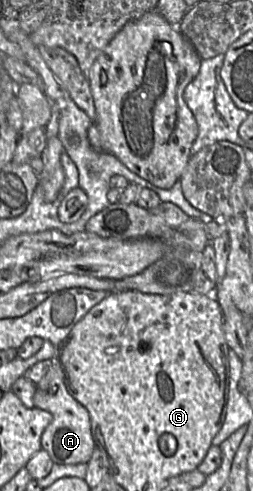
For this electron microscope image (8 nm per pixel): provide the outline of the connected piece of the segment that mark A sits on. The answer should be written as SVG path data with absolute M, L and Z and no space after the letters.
M56 376L56 378L51 378L42 389L36 387L33 403L34 407L52 415L52 421L41 435L41 449L49 454L53 463L60 465L88 463L95 448L89 413L70 395L64 380Z

